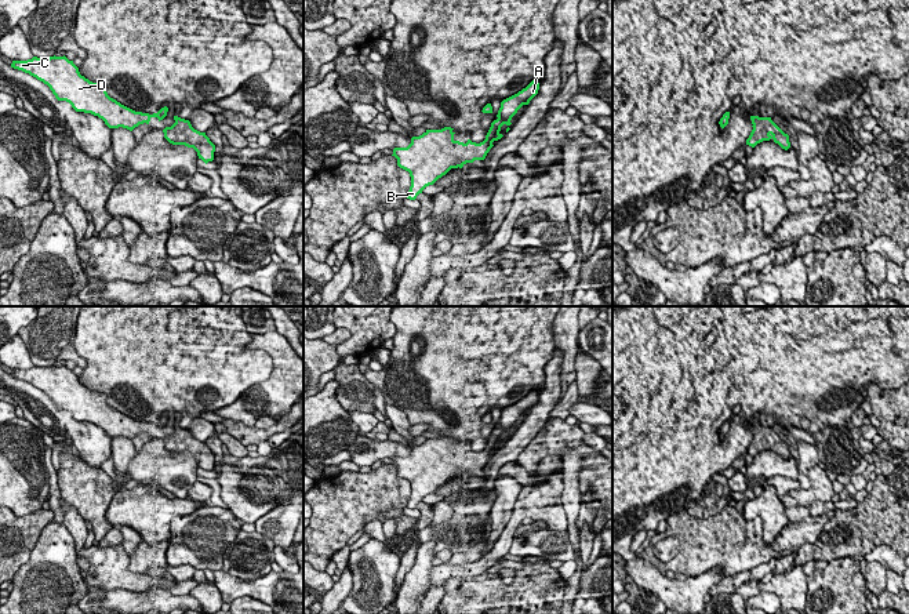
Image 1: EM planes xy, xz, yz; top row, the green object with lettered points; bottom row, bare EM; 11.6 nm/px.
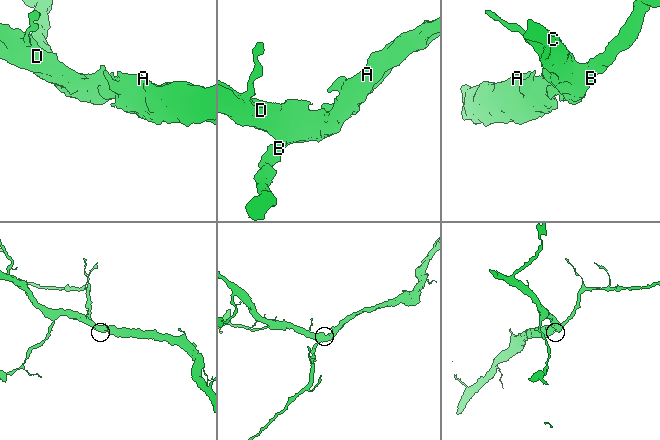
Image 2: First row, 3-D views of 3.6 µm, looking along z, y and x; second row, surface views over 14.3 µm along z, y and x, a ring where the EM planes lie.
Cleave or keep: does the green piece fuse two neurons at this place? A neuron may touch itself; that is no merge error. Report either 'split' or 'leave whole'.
leave whole

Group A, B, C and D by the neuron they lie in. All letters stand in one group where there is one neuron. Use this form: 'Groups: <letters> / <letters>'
Groups: A B C D

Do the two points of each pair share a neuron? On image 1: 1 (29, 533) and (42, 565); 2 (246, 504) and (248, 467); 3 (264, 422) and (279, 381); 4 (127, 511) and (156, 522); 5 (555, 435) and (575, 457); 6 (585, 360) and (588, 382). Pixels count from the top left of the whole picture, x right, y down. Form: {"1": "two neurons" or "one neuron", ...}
{"1": "two neurons", "2": "one neuron", "3": "two neurons", "4": "one neuron", "5": "two neurons", "6": "one neuron"}

